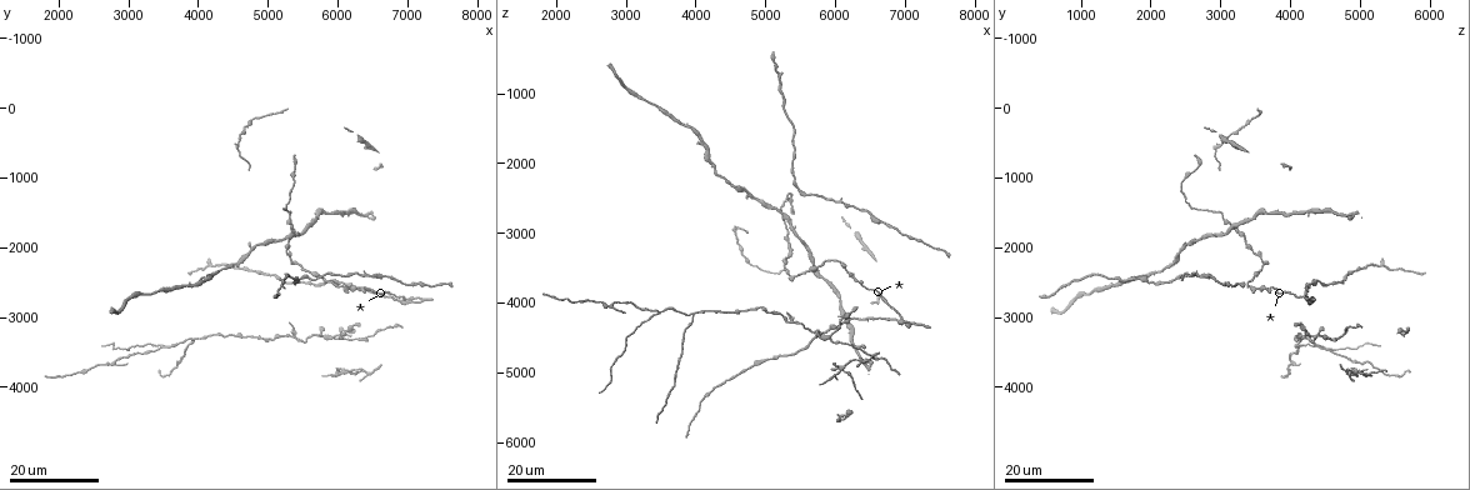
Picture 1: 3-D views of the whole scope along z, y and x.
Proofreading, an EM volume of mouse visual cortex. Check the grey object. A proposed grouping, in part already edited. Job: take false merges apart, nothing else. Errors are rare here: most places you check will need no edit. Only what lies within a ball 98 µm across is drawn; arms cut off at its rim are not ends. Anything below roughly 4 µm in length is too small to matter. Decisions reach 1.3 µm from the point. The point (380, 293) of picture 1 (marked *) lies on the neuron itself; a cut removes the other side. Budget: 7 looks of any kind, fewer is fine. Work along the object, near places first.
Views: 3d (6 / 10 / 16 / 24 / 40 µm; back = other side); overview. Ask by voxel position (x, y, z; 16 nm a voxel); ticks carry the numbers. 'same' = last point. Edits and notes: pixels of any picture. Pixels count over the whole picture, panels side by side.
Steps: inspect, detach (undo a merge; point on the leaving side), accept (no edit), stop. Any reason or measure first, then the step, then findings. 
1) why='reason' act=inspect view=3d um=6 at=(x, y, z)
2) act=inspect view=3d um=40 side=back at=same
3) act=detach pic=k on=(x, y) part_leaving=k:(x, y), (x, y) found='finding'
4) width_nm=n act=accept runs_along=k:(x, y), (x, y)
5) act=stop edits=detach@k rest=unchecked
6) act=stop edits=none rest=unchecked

why='side arm on a straight run' act=inspect view=3d um=16 at=(6350, 3300, 4700)

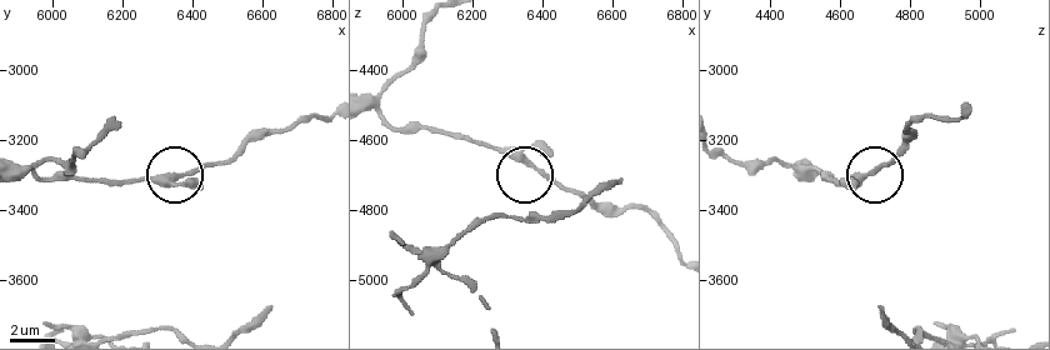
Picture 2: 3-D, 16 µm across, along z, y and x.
act=inspect view=3d um=6 at=(6370, 3300, 4670)

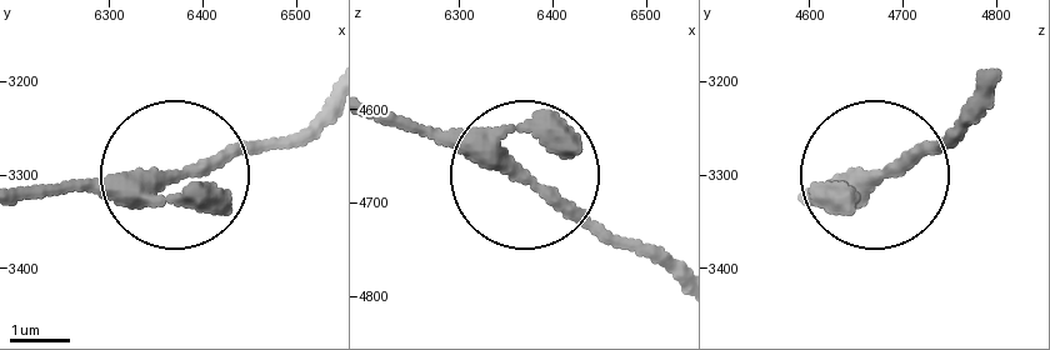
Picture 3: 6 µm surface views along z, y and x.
width_nm=280 act=accept found='continuous, no second neuron'

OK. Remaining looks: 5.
why='four or more arms meet' act=inspect view=3d um=16 at=(6100, 3750, 5000)

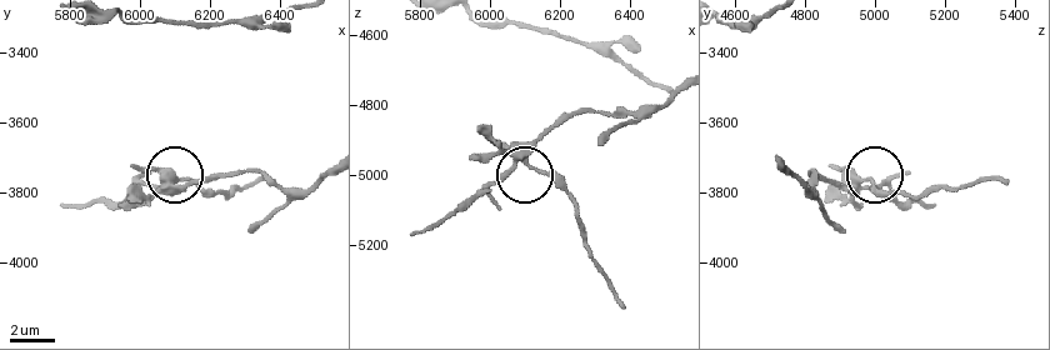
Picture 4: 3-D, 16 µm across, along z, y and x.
act=inspect view=3d um=6 at=(6090, 3760, 4950)

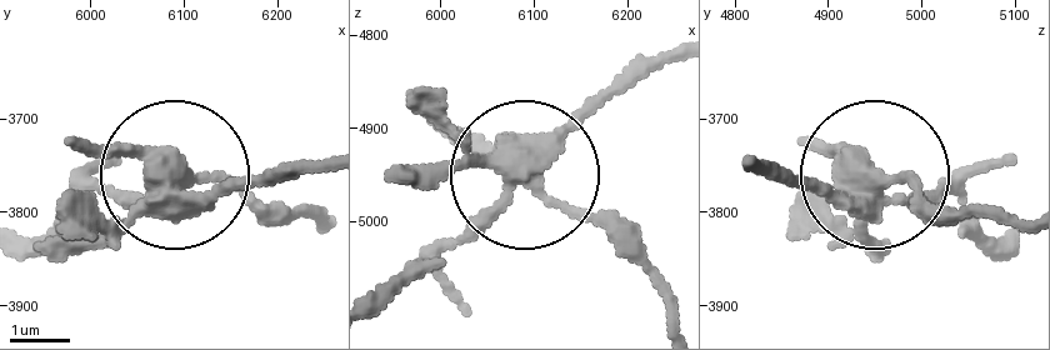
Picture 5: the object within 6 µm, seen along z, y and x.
why='from behind' act=inspect view=3d um=6 side=back at=(6095, 3765, 4955)

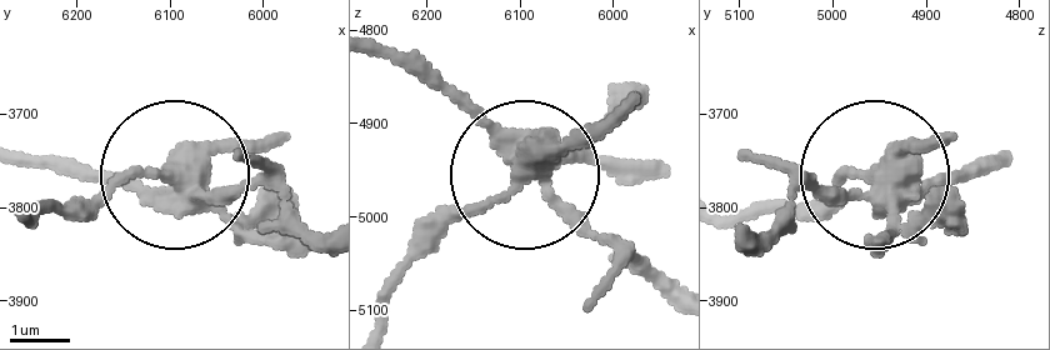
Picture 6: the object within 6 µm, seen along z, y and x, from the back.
act=detach pic=6 on=(934, 189) part_leaving=6:(893, 200), (961, 185), (996, 155) found='two neurons meet here'

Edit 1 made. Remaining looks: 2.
why='three arms meet' act=inspect view=3d um=24 at=(3950, 3300, 4200)

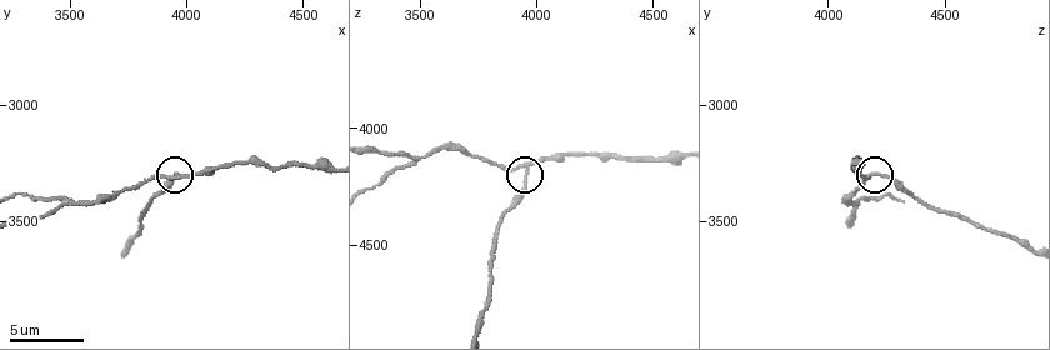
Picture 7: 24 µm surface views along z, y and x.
act=inspect view=3d um=10 at=(3950, 3300, 4180)

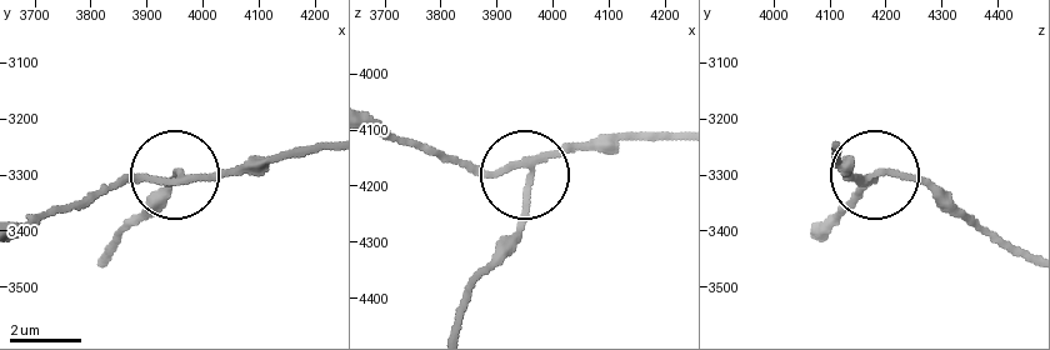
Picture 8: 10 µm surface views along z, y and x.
width_nm=170 act=detach pic=8 on=(524, 219) part_leaving=8:(530, 171), (524, 221), (464, 303), (459, 329) found='a second neuron is stuck on'

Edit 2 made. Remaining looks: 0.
act=stop edits=detach@6,detach@8 rest=unchecked

